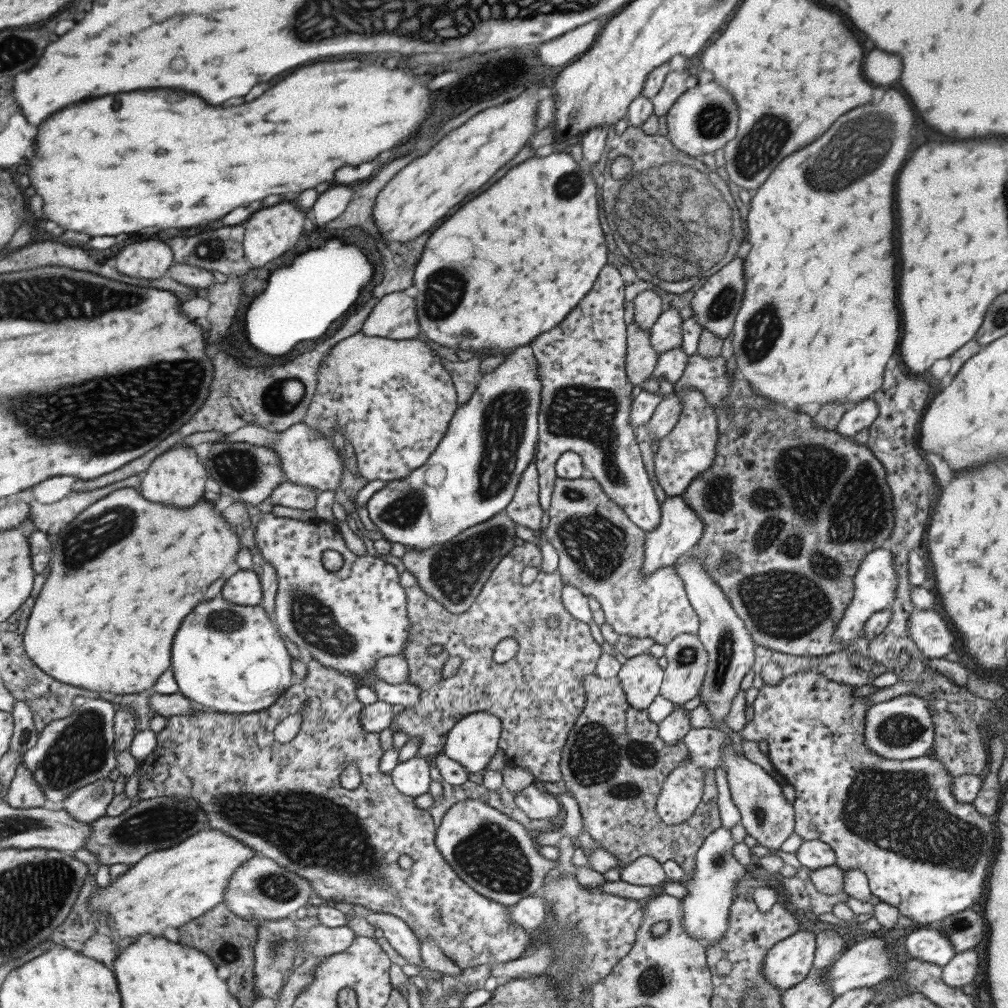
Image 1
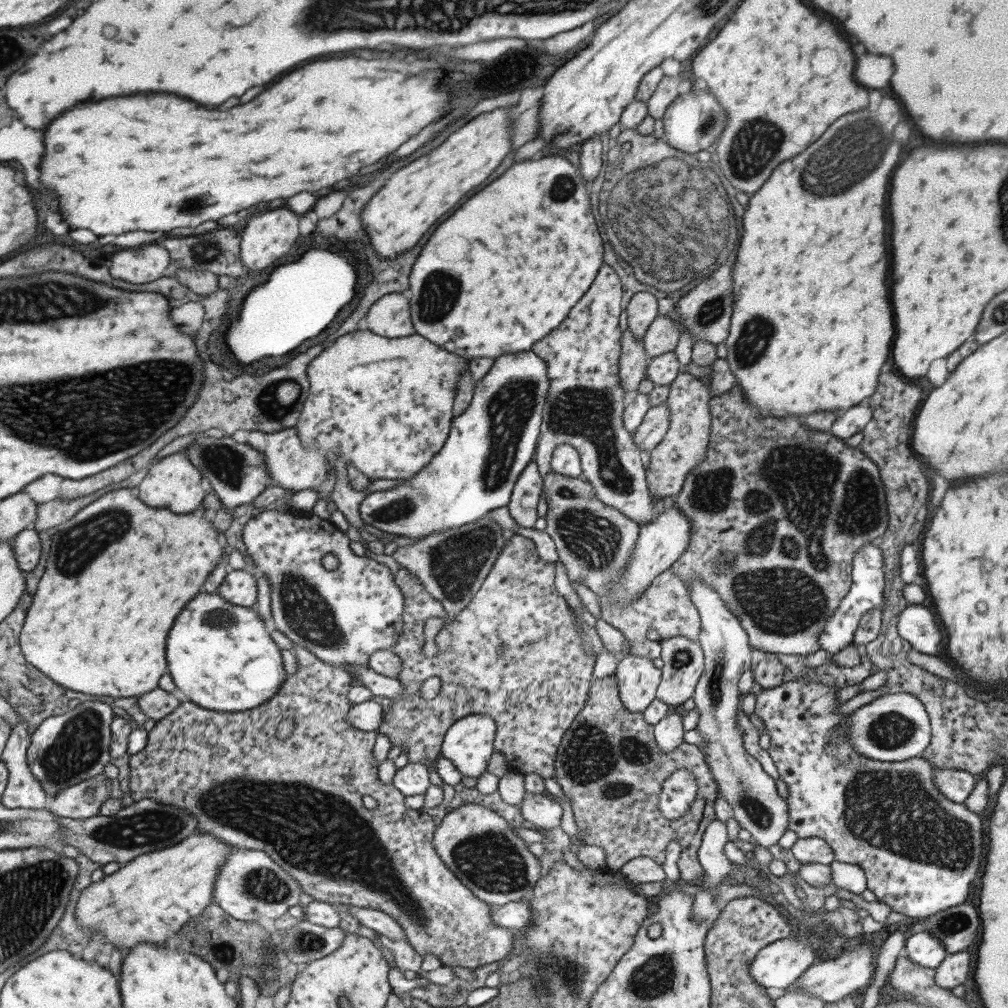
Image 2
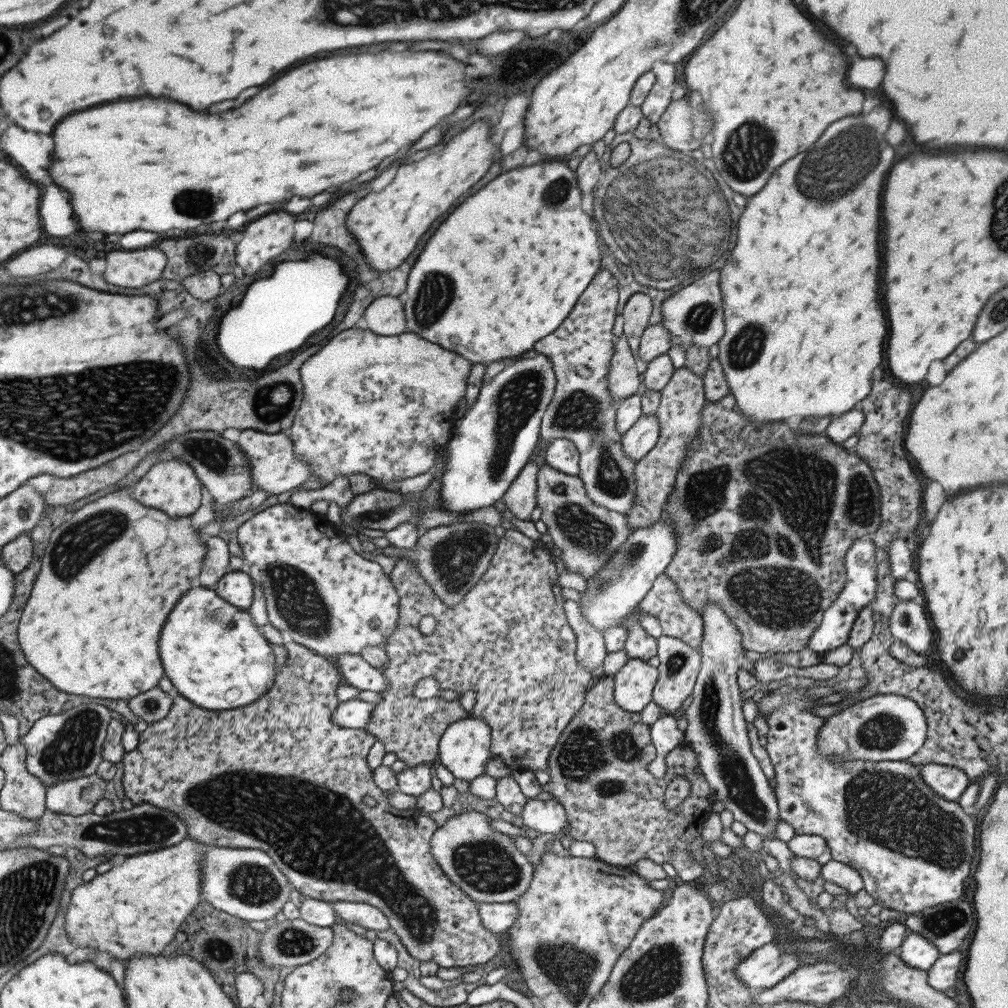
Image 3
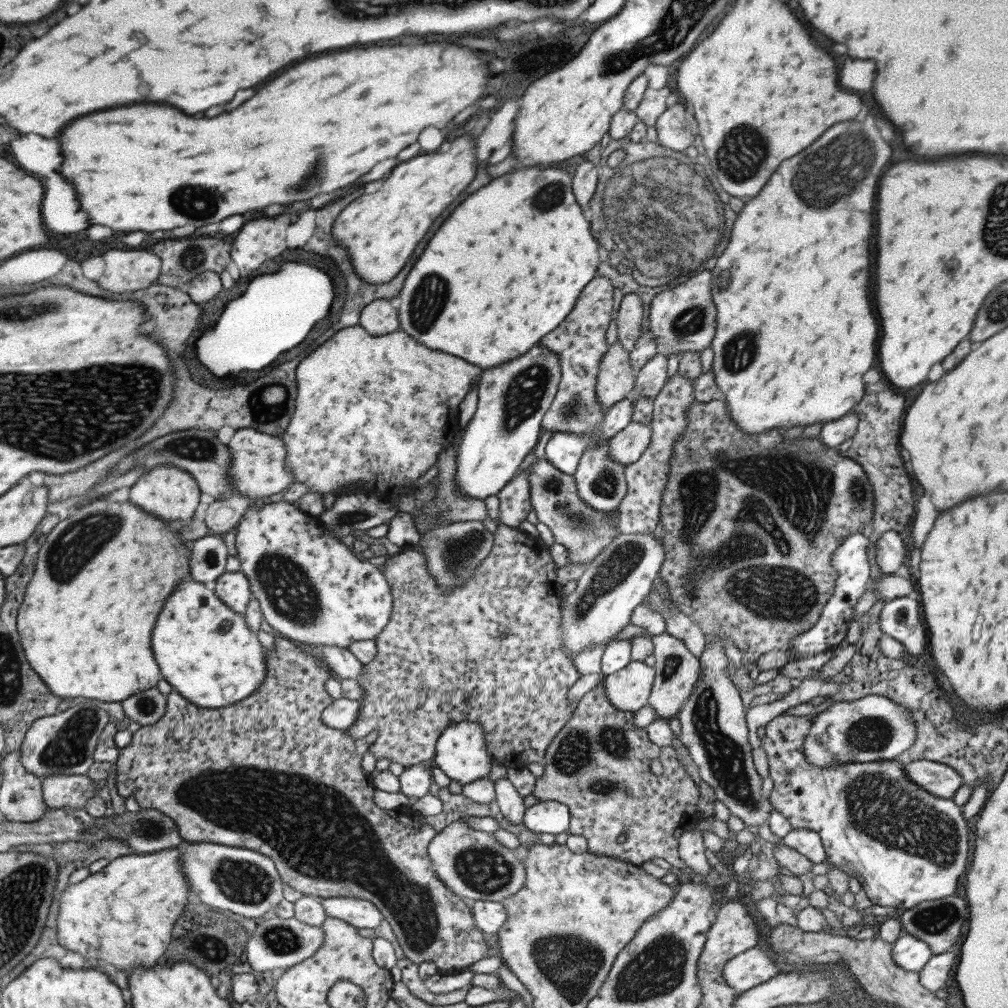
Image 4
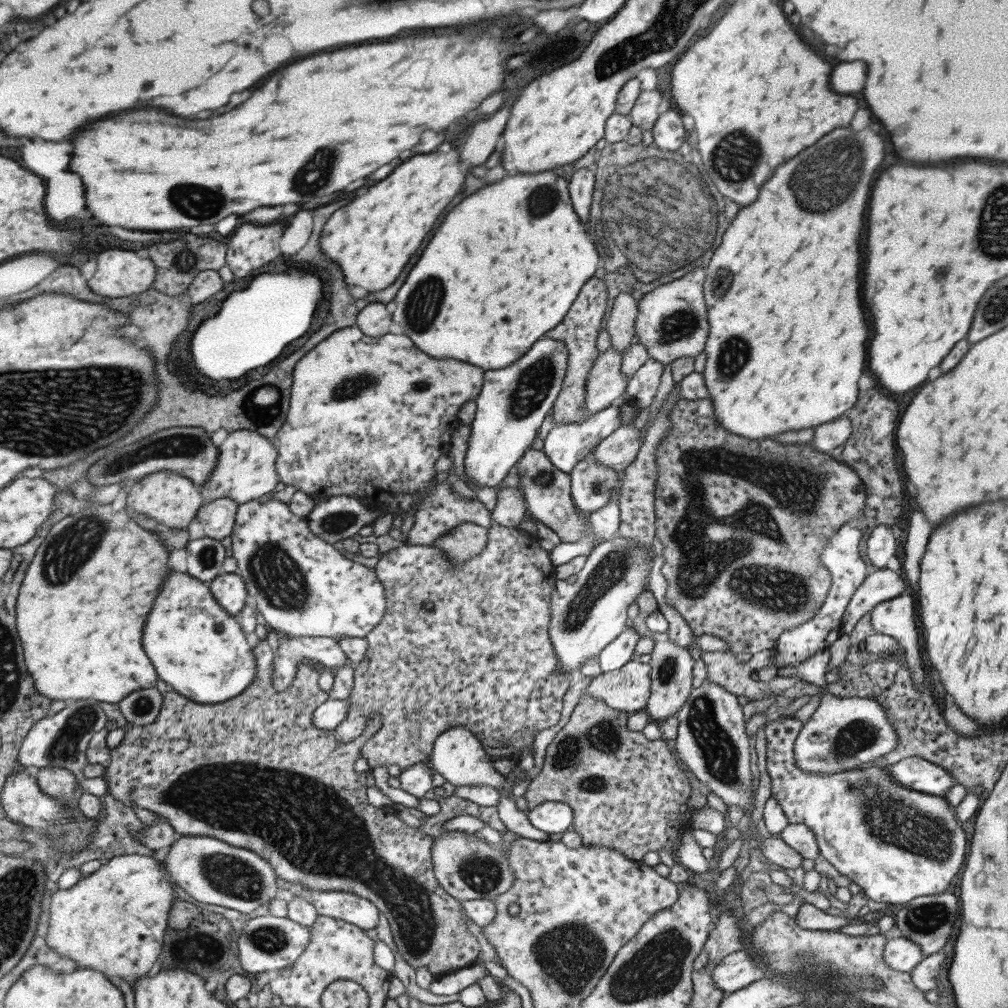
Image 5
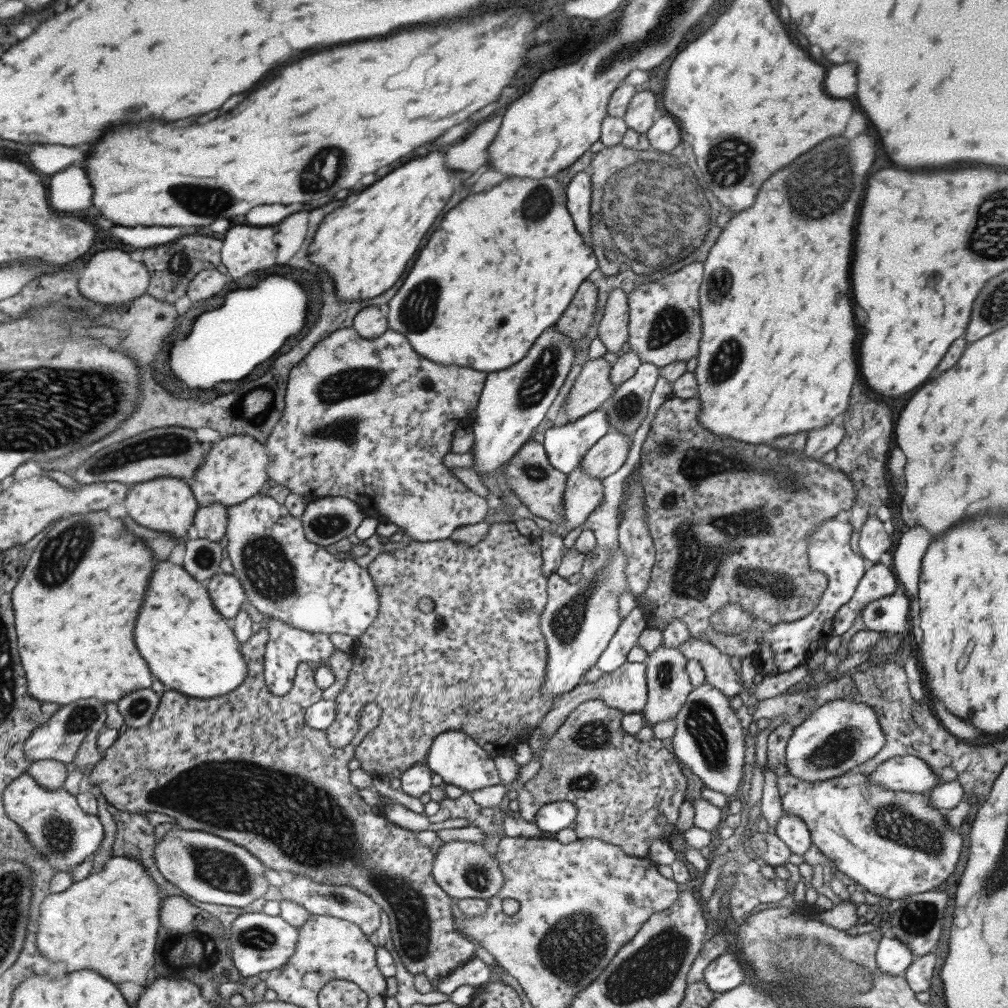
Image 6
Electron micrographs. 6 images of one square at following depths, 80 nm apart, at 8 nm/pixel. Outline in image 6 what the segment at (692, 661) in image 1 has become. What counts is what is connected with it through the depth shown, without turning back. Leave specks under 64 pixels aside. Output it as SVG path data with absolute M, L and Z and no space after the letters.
M661 644L647 654L643 662L645 665L646 701L640 713L644 724L648 727L674 718L683 706L686 696L692 691L693 687L685 673L686 661L679 648L664 648L661 647Z

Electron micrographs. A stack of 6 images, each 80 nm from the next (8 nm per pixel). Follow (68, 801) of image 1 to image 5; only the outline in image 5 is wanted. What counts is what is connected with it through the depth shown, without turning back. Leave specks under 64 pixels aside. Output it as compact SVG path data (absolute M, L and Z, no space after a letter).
M41 768L37 772L36 782L41 793L61 802L71 800L76 787L79 786L75 776L63 768Z

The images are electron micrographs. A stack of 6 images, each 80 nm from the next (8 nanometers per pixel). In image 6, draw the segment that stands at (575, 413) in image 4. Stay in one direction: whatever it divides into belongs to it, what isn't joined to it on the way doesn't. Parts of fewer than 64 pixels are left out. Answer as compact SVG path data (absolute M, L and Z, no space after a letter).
M585 280L571 302L568 308L565 308L563 314L556 322L557 332L567 336L577 348L579 340L582 340L587 333L589 322L593 320L593 314L597 307L597 289L595 285Z

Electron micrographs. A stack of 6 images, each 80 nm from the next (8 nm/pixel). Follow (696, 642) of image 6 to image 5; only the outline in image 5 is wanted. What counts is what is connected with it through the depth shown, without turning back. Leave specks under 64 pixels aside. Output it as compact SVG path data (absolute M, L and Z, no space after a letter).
M692 635L692 640L688 644L687 649L693 660L700 658L703 661L703 664L706 666L706 679L718 684L723 690L735 694L741 700L761 700L768 698L770 695L779 695L783 690L787 690L787 688L793 686L798 681L797 677L784 677L781 675L775 675L767 682L755 681L751 679L751 670L749 667L745 666L745 663L739 663L733 653L700 650L697 643L695 643L695 637Z

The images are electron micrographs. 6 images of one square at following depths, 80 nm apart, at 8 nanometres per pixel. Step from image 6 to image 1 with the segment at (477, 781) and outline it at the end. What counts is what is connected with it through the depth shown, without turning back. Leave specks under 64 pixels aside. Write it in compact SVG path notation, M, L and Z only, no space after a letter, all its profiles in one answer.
M473 712L460 718L446 734L442 753L459 763L468 775L485 770L493 754L497 752L497 741L501 734L501 721L487 712Z

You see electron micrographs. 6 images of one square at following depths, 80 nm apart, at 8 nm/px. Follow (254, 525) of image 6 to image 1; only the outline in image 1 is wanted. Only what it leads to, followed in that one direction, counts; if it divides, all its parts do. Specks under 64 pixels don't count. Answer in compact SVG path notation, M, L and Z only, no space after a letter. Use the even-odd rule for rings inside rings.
M271 512L263 513L255 524L253 540L263 563L268 562L275 571L277 588L273 624L302 653L355 679L373 675L375 661L382 656L402 656L410 624L406 615L405 591L399 584L399 574L393 565L377 556L352 554L338 527L318 519L302 521L276 517ZM325 550L333 550L342 556L343 563L337 571L327 571L321 565L321 554Z

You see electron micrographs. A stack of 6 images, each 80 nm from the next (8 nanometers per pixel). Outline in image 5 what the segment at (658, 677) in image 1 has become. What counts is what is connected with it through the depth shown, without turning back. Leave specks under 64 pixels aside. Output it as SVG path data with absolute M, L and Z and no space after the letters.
M630 660L617 670L593 677L582 694L602 700L613 710L630 714L646 705L650 693L649 671L648 664Z

